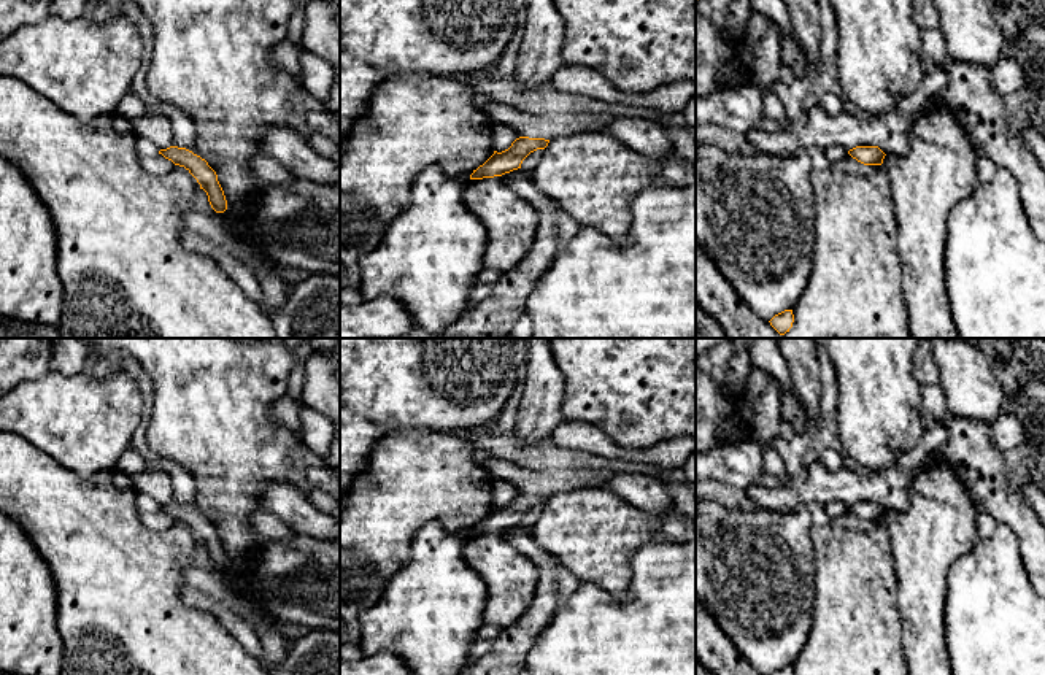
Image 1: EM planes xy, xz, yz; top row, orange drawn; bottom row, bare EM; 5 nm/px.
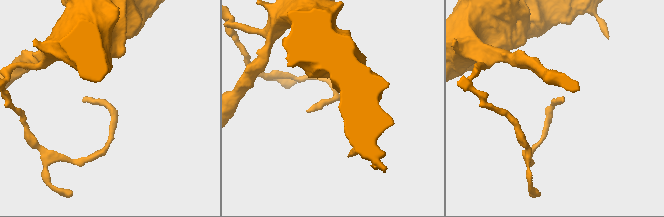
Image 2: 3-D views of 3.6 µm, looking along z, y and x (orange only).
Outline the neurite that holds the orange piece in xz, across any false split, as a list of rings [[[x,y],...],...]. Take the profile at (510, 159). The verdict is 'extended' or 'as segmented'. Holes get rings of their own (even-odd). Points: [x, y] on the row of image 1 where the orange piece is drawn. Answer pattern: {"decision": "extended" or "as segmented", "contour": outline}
{"decision": "as segmented", "contour": [[[519,137],[511,146],[502,152],[494,151],[494,154],[473,173],[470,179],[494,178],[521,168],[522,160],[537,149],[545,149],[549,140],[545,138],[529,138]]]}

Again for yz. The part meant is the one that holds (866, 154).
{"decision": "as segmented", "contour": [[[856,146],[848,154],[864,165],[881,165],[886,156],[878,146]]]}

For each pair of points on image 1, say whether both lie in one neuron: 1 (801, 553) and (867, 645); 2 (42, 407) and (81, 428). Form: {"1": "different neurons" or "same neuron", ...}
{"1": "different neurons", "2": "same neuron"}

